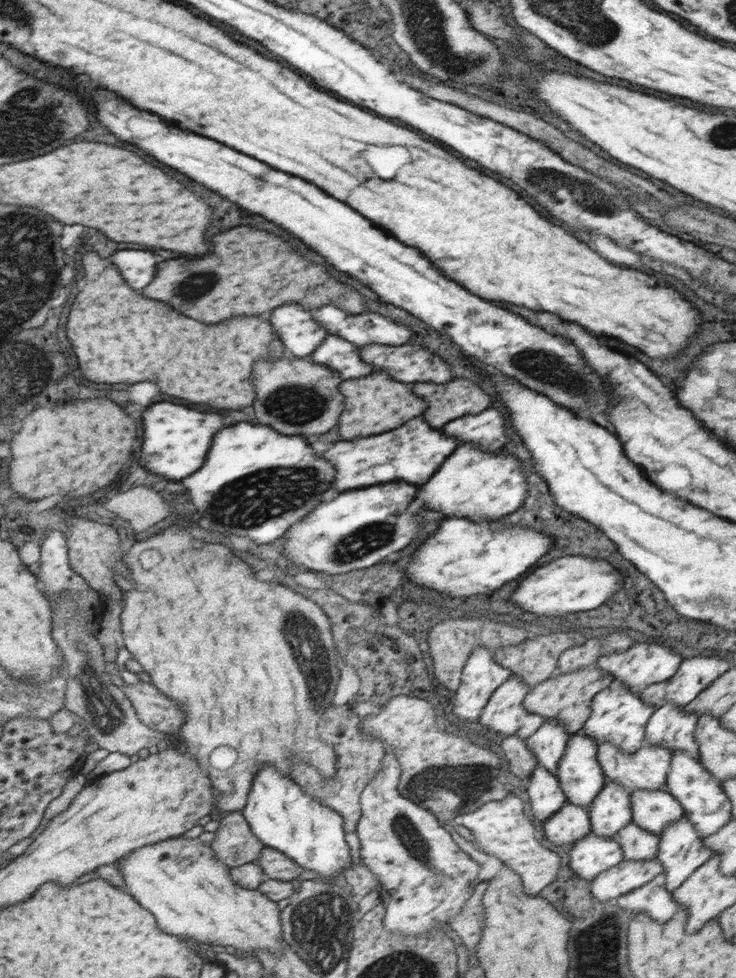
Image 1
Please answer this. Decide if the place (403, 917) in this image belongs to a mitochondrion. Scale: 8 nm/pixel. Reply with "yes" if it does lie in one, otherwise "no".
no

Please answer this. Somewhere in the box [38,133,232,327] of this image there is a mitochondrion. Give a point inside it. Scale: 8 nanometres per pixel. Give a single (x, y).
(204, 282)

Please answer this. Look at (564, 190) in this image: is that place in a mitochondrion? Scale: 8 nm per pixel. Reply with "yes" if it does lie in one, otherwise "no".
yes

